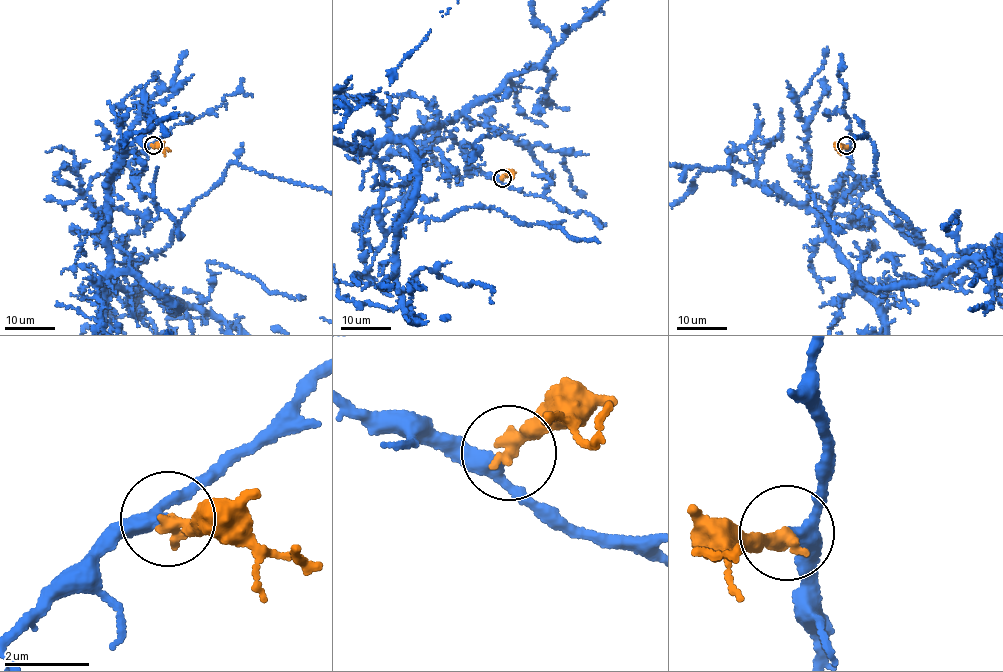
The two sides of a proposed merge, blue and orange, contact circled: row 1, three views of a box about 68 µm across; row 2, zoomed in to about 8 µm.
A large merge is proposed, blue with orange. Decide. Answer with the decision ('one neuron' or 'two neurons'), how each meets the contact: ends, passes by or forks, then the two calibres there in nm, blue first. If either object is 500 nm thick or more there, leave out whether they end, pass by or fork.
one neuron | blue passes by | orange ends | 300/340 nm

